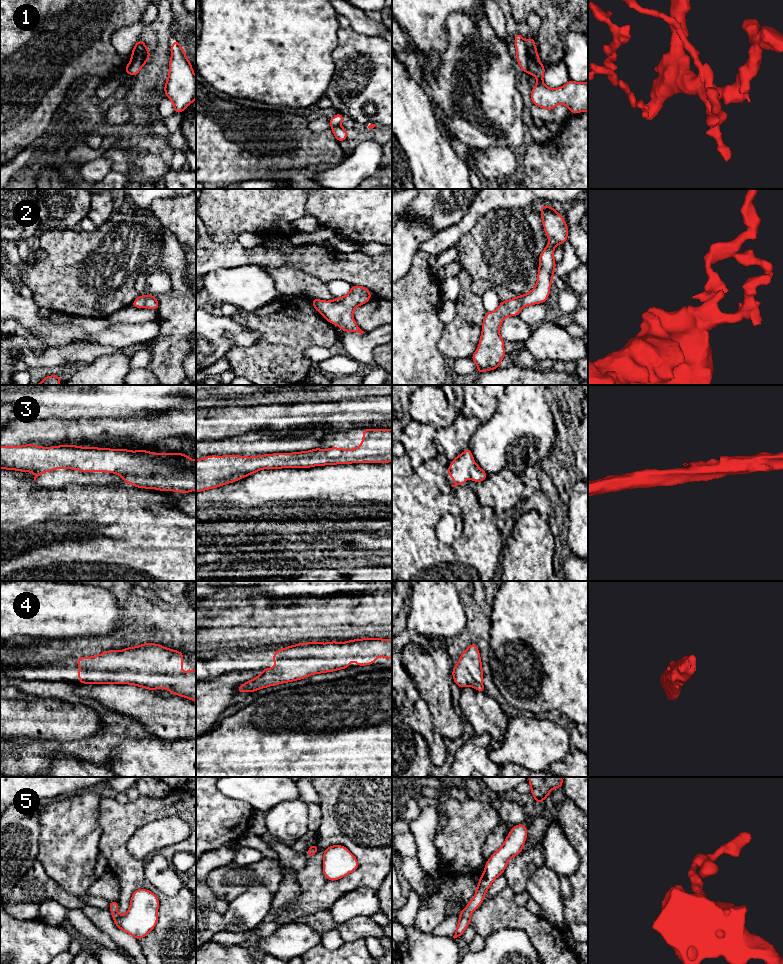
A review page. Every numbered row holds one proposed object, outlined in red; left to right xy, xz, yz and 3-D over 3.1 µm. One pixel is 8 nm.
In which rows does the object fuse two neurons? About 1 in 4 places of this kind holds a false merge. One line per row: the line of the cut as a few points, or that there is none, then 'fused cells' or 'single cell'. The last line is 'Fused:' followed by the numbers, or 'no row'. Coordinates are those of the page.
1: cut in yz along (524, 41), (529, 72); fused cells
2: no cut; single cell
3: no cut; single cell
4: no cut; single cell
5: no cut; single cell
Fused: 1

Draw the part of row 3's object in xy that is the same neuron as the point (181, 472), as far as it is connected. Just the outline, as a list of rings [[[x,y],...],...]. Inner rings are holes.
[[[26,444],[24,446],[0,446],[0,469],[17,470],[22,472],[33,472],[36,478],[54,469],[74,469],[82,472],[108,472],[115,473],[127,482],[138,488],[158,489],[161,491],[175,491],[189,493],[196,490],[196,458],[191,461],[190,456],[183,453],[151,453],[146,450],[130,451],[126,449],[108,449],[95,447],[79,447],[76,445],[61,445],[53,447],[40,447]]]

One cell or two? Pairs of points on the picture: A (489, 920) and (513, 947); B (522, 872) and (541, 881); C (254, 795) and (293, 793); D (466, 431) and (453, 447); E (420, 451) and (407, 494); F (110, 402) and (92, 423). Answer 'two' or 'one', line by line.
A: two
B: two
C: one
D: one
E: two
F: two

